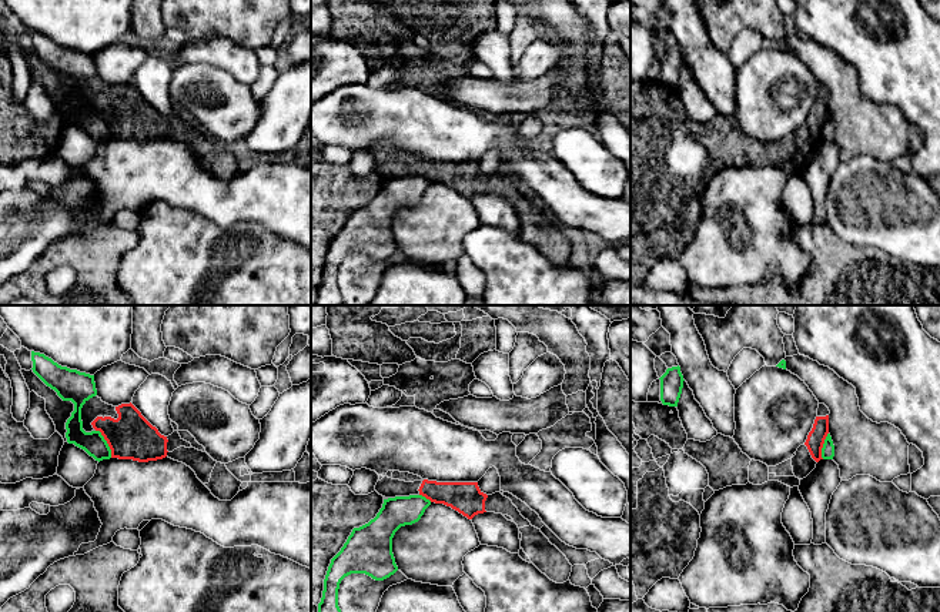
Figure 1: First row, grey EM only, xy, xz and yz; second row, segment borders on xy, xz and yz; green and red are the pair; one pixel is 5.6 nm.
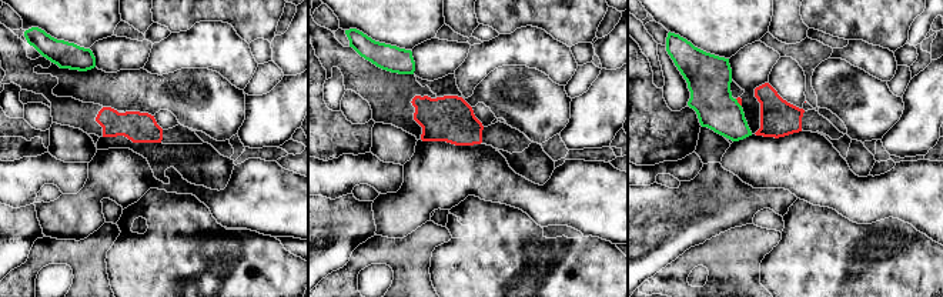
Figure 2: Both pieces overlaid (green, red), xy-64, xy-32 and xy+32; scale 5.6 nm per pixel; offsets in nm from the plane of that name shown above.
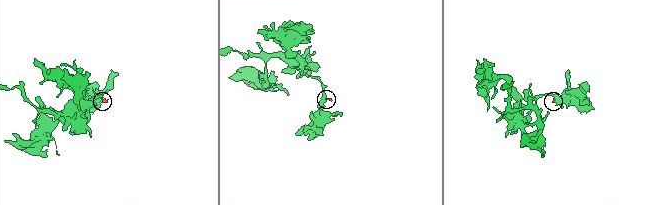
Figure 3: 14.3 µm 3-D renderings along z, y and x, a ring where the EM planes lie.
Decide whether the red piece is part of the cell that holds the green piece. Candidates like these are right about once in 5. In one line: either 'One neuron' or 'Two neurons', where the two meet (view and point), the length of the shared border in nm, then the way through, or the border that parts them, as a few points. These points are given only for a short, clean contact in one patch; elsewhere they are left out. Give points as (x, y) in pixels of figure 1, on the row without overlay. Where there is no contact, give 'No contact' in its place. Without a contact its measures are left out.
Two neurons. Touches green at xy (106, 123). Shared border 180 nm. Boundary: xy (96, 110), (106, 121), (111, 137)

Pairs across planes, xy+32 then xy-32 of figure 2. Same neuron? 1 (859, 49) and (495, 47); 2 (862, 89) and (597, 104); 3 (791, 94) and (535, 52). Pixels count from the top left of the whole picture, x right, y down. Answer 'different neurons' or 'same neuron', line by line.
1: same neuron
2: different neurons
3: same neuron

